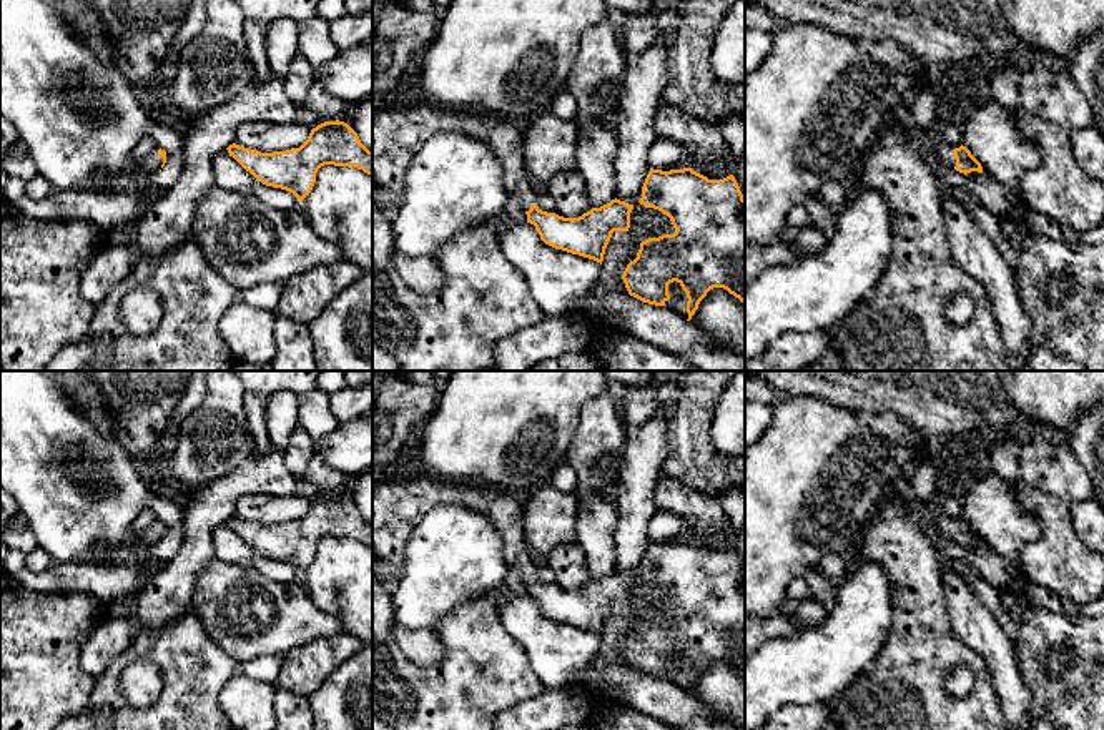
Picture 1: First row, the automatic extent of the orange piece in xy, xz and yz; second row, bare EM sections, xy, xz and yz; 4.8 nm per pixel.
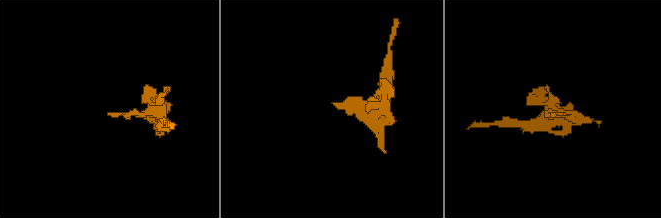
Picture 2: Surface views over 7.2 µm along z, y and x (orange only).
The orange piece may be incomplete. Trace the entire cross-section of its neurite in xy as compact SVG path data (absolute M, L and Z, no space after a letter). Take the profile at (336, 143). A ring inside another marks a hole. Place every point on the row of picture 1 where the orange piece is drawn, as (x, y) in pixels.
M339 120L313 128L299 148L261 153L233 143L226 150L263 185L286 190L299 201L311 193L316 173L324 165L354 166L372 176L372 151Z

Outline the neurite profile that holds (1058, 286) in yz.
M1062 273L1059 276L1051 278L1044 289L1044 296L1049 304L1057 304L1061 299L1071 293L1074 278L1071 273Z

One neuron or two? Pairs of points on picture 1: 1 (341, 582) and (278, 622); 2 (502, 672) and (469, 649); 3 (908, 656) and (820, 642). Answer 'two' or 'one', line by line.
1: two
2: one
3: two

